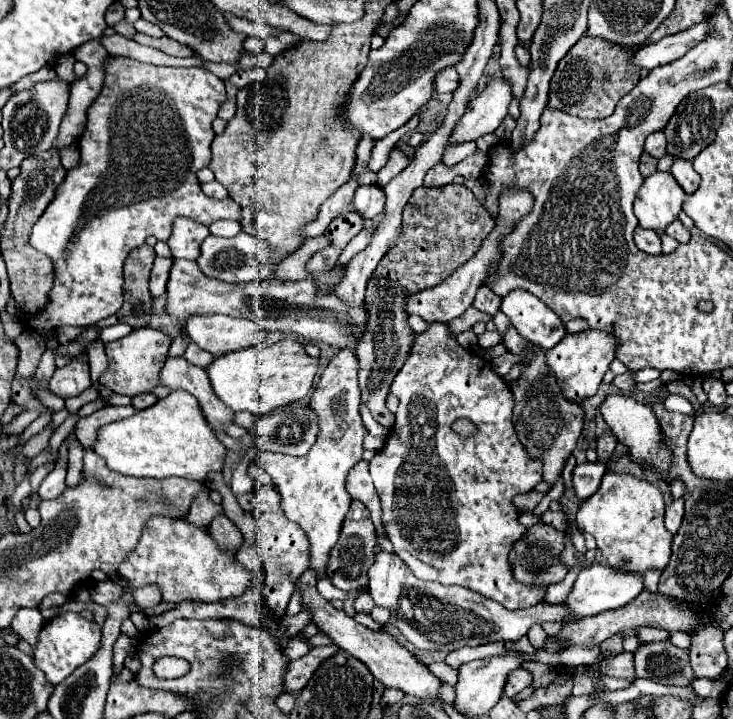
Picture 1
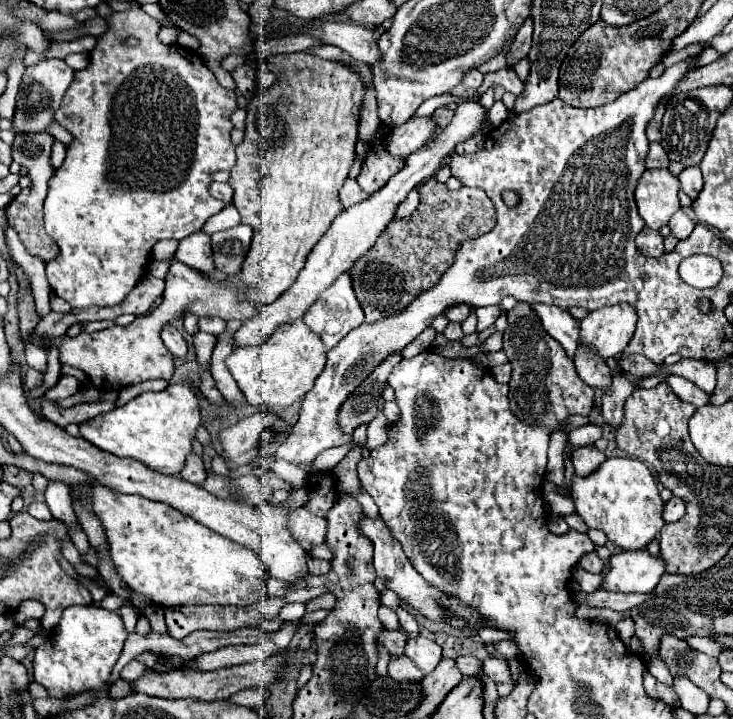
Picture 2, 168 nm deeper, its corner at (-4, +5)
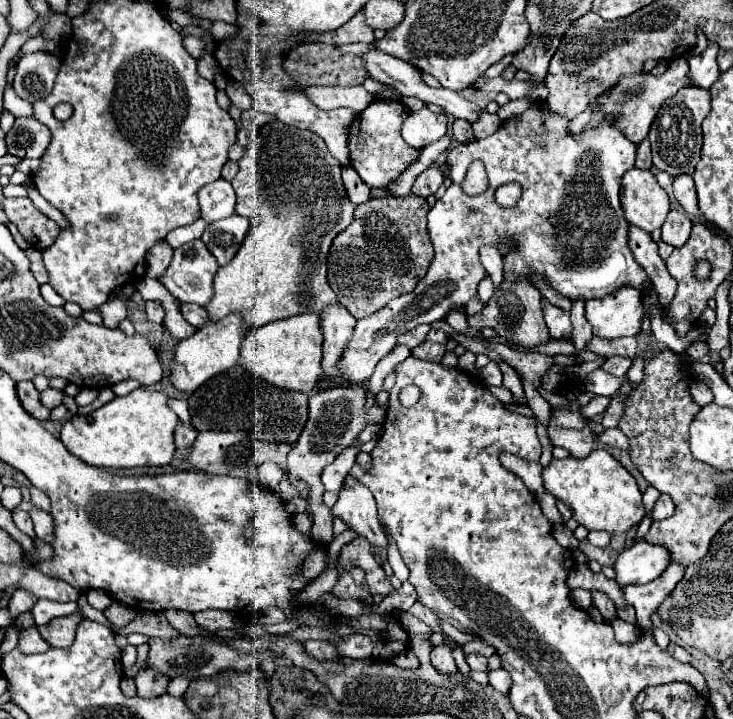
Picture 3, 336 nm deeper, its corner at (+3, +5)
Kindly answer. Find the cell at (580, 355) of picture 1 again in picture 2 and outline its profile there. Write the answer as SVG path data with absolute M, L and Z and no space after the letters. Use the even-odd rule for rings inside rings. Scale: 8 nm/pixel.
M631 304L607 306L601 310L593 310L583 318L579 340L581 340L581 344L587 342L587 346L595 346L603 358L611 358L611 356L617 358L629 344L631 334L635 332L635 324L637 324L637 312L635 312L635 308L631 308Z

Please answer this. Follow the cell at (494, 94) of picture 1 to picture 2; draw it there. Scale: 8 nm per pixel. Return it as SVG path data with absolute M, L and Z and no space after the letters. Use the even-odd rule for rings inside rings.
M459 102L455 116L451 120L451 124L439 132L431 142L427 142L427 146L421 146L419 150L415 150L405 166L391 176L391 180L375 194L371 194L367 200L343 210L331 224L331 228L323 234L323 238L315 244L315 248L311 250L305 268L299 272L295 284L283 294L279 296L273 304L267 306L259 306L257 314L253 318L243 320L241 328L233 334L233 346L241 348L241 346L259 346L263 340L267 340L277 326L289 322L289 320L297 320L303 318L305 310L311 306L311 302L315 302L315 298L327 290L327 286L331 286L331 282L335 282L335 278L339 278L343 272L347 272L351 268L351 264L355 262L355 258L363 256L373 244L375 238L383 232L383 228L395 218L395 210L397 206L407 198L407 194L417 188L419 184L423 184L423 180L431 178L439 168L441 162L445 160L447 154L451 154L451 150L455 150L455 146L463 140L467 140L469 136L473 136L475 132L489 132L487 128L483 128L483 120L487 118L487 112L483 110L483 106L479 102Z

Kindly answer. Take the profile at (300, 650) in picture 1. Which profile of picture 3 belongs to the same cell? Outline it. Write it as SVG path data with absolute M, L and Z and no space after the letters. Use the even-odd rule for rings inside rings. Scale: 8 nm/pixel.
M172 678L170 686L168 686L168 692L174 694L174 696L180 696L180 694L186 692L188 684L190 684L190 678Z

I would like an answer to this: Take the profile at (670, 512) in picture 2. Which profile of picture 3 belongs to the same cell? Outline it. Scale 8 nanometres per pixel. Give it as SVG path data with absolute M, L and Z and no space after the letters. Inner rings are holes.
M662 494L656 504L654 504L654 510L650 512L652 520L664 520L664 518L670 518L674 514L674 502L668 494Z

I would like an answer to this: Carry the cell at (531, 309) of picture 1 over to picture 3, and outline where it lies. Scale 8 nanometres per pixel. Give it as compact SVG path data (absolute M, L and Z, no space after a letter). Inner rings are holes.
M544 304L544 320L548 324L552 338L568 338L572 334L572 322L570 322L568 312L552 304Z

